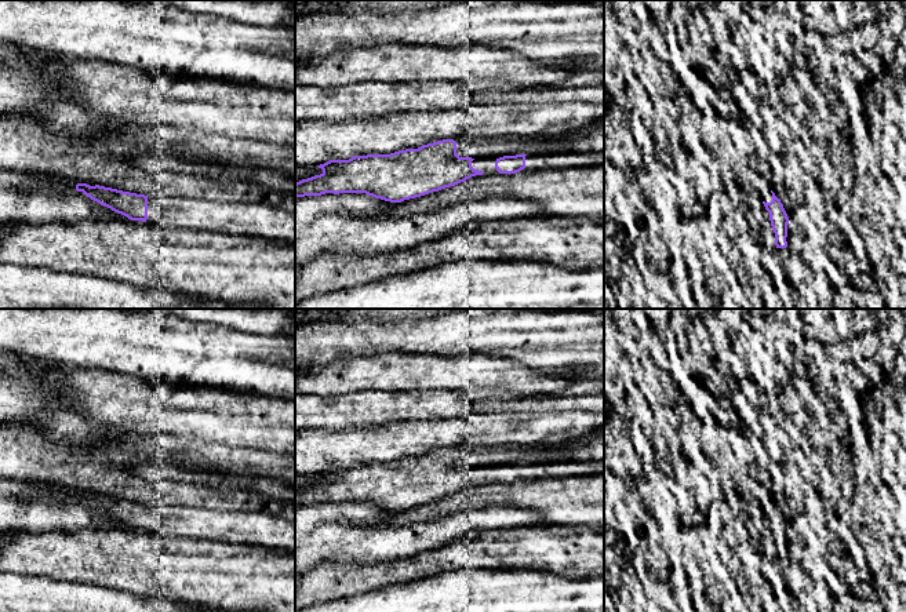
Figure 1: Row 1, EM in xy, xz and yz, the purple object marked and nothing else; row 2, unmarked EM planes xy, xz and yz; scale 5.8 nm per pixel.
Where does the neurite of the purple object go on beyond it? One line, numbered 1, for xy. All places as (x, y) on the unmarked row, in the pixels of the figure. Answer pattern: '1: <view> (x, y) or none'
1: xy (259, 528)

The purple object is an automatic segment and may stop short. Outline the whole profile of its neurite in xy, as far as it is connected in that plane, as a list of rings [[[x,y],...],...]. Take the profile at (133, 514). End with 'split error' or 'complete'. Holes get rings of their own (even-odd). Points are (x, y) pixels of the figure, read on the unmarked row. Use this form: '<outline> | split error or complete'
[[[77,492],[76,499],[131,529],[165,538],[254,544],[295,554],[295,524],[265,510],[214,510],[157,502],[145,504],[87,492]]] | split error

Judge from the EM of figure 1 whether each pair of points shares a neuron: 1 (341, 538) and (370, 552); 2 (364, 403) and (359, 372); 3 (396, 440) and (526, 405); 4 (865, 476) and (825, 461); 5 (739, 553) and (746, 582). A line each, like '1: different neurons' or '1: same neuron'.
1: same neuron
2: different neurons
3: different neurons
4: different neurons
5: same neuron

